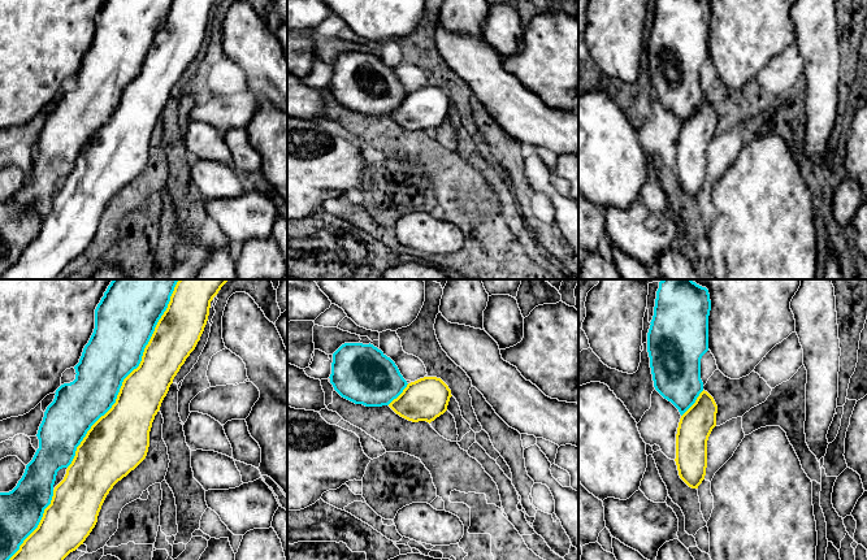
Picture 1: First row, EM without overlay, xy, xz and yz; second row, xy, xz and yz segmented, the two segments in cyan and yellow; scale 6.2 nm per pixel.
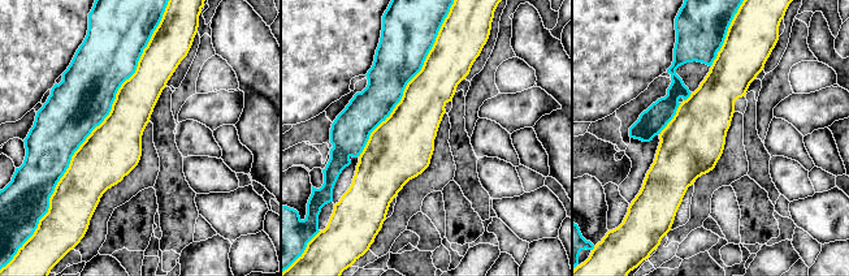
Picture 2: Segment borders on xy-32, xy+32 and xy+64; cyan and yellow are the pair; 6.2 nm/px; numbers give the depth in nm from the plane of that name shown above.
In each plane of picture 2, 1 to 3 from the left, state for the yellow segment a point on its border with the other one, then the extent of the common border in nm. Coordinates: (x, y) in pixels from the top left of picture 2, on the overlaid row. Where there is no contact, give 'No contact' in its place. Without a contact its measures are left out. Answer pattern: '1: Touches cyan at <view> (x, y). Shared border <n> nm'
1: Touches cyan at xy-32 (89, 134). Shared border 1950 nm
2: Touches cyan at xy+32 (412, 77). Shared border 1150 nm
3: Touches cyan at xy+64 (728, 26). Shared border 360 nm

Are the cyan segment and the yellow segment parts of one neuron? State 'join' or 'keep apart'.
join

